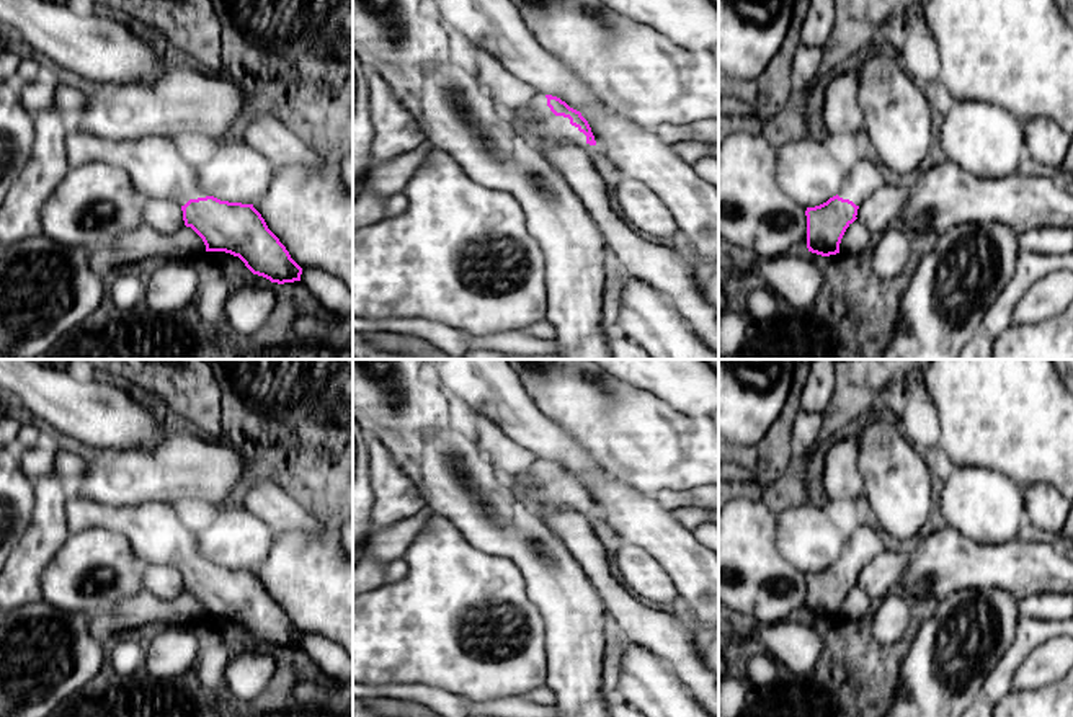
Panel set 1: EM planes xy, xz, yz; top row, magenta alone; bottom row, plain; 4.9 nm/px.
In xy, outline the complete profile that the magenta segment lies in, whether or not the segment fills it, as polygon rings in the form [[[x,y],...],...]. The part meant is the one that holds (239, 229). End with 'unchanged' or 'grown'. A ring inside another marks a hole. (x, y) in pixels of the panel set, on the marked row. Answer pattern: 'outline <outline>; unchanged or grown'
outline [[[78,127],[65,131],[67,163],[78,167],[90,162],[129,168],[137,181],[142,199],[170,199],[181,206],[183,220],[204,242],[206,252],[225,252],[238,256],[245,266],[271,283],[284,284],[301,281],[302,268],[291,258],[286,247],[268,229],[253,204],[220,201],[207,196],[196,178],[196,158],[193,158],[183,140],[162,136],[142,139],[105,139],[90,136]]]; grown

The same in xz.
outline [[[536,93],[526,114],[508,114],[511,121],[526,122],[529,139],[547,139],[549,144],[577,144],[594,149],[596,140],[580,111],[552,95]]]; grown

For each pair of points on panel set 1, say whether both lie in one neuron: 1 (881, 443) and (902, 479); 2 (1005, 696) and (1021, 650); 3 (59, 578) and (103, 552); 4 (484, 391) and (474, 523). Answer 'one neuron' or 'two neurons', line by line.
1: one neuron
2: one neuron
3: one neuron
4: two neurons

